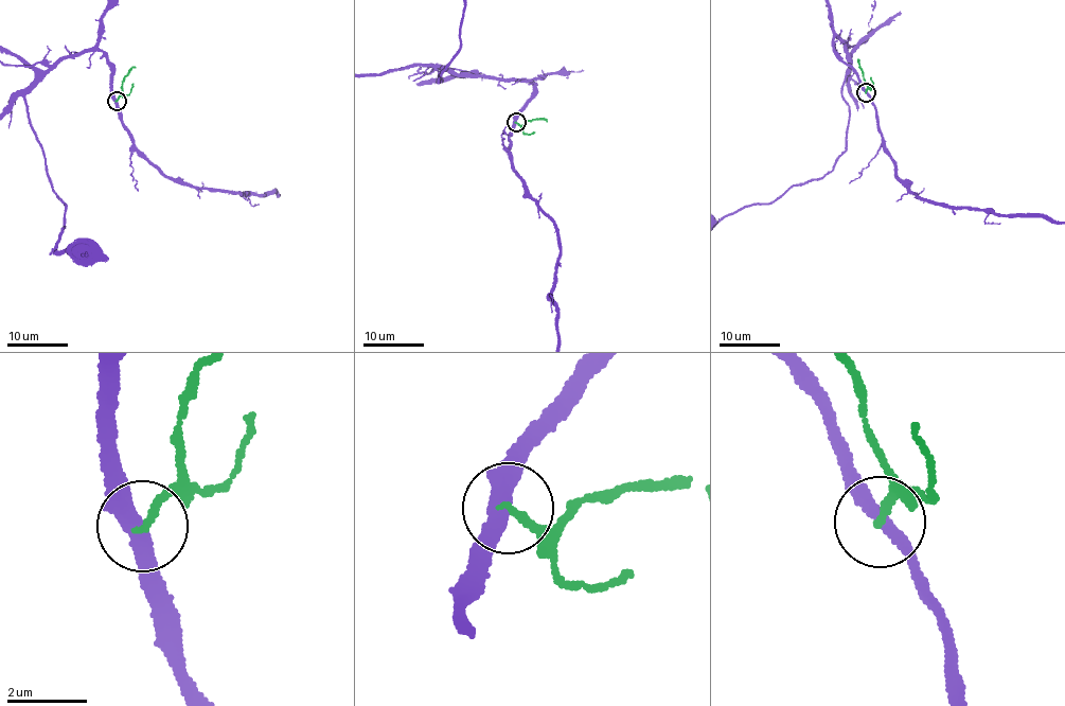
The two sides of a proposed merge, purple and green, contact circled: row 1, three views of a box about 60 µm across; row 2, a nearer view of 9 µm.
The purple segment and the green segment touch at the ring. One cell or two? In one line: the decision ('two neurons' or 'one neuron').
two neurons

